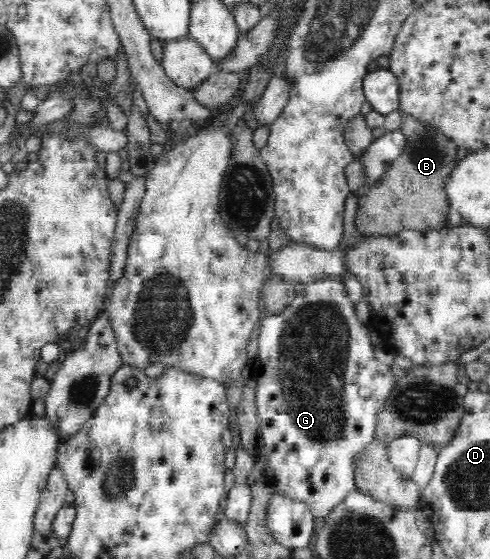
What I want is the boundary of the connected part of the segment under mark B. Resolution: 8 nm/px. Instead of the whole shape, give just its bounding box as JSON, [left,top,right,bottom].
[356,109,460,234]

